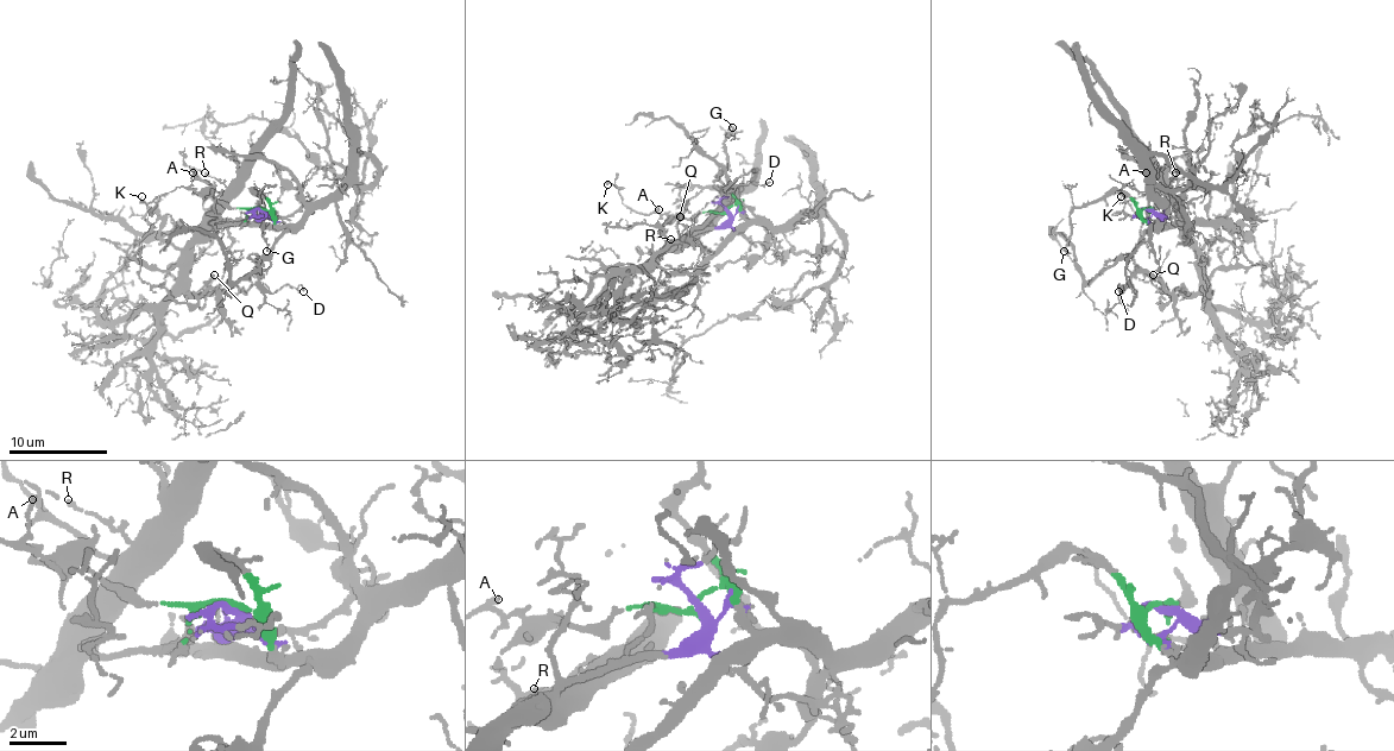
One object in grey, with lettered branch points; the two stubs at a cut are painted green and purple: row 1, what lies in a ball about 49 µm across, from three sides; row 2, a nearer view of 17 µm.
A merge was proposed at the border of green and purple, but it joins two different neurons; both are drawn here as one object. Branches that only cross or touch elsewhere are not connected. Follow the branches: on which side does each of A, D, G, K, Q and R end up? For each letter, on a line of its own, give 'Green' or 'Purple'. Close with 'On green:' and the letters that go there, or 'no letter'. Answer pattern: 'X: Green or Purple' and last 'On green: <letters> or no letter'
A: Green
D: Purple
G: Green
K: Green
Q: Purple
R: Purple
On green: A, G, K

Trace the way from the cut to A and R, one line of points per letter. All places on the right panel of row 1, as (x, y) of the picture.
A: (1146, 208), (1153, 206), (1146, 187), (1146, 171)
R: (1148, 208), (1175, 226), (1178, 203), (1166, 187), (1175, 171)

